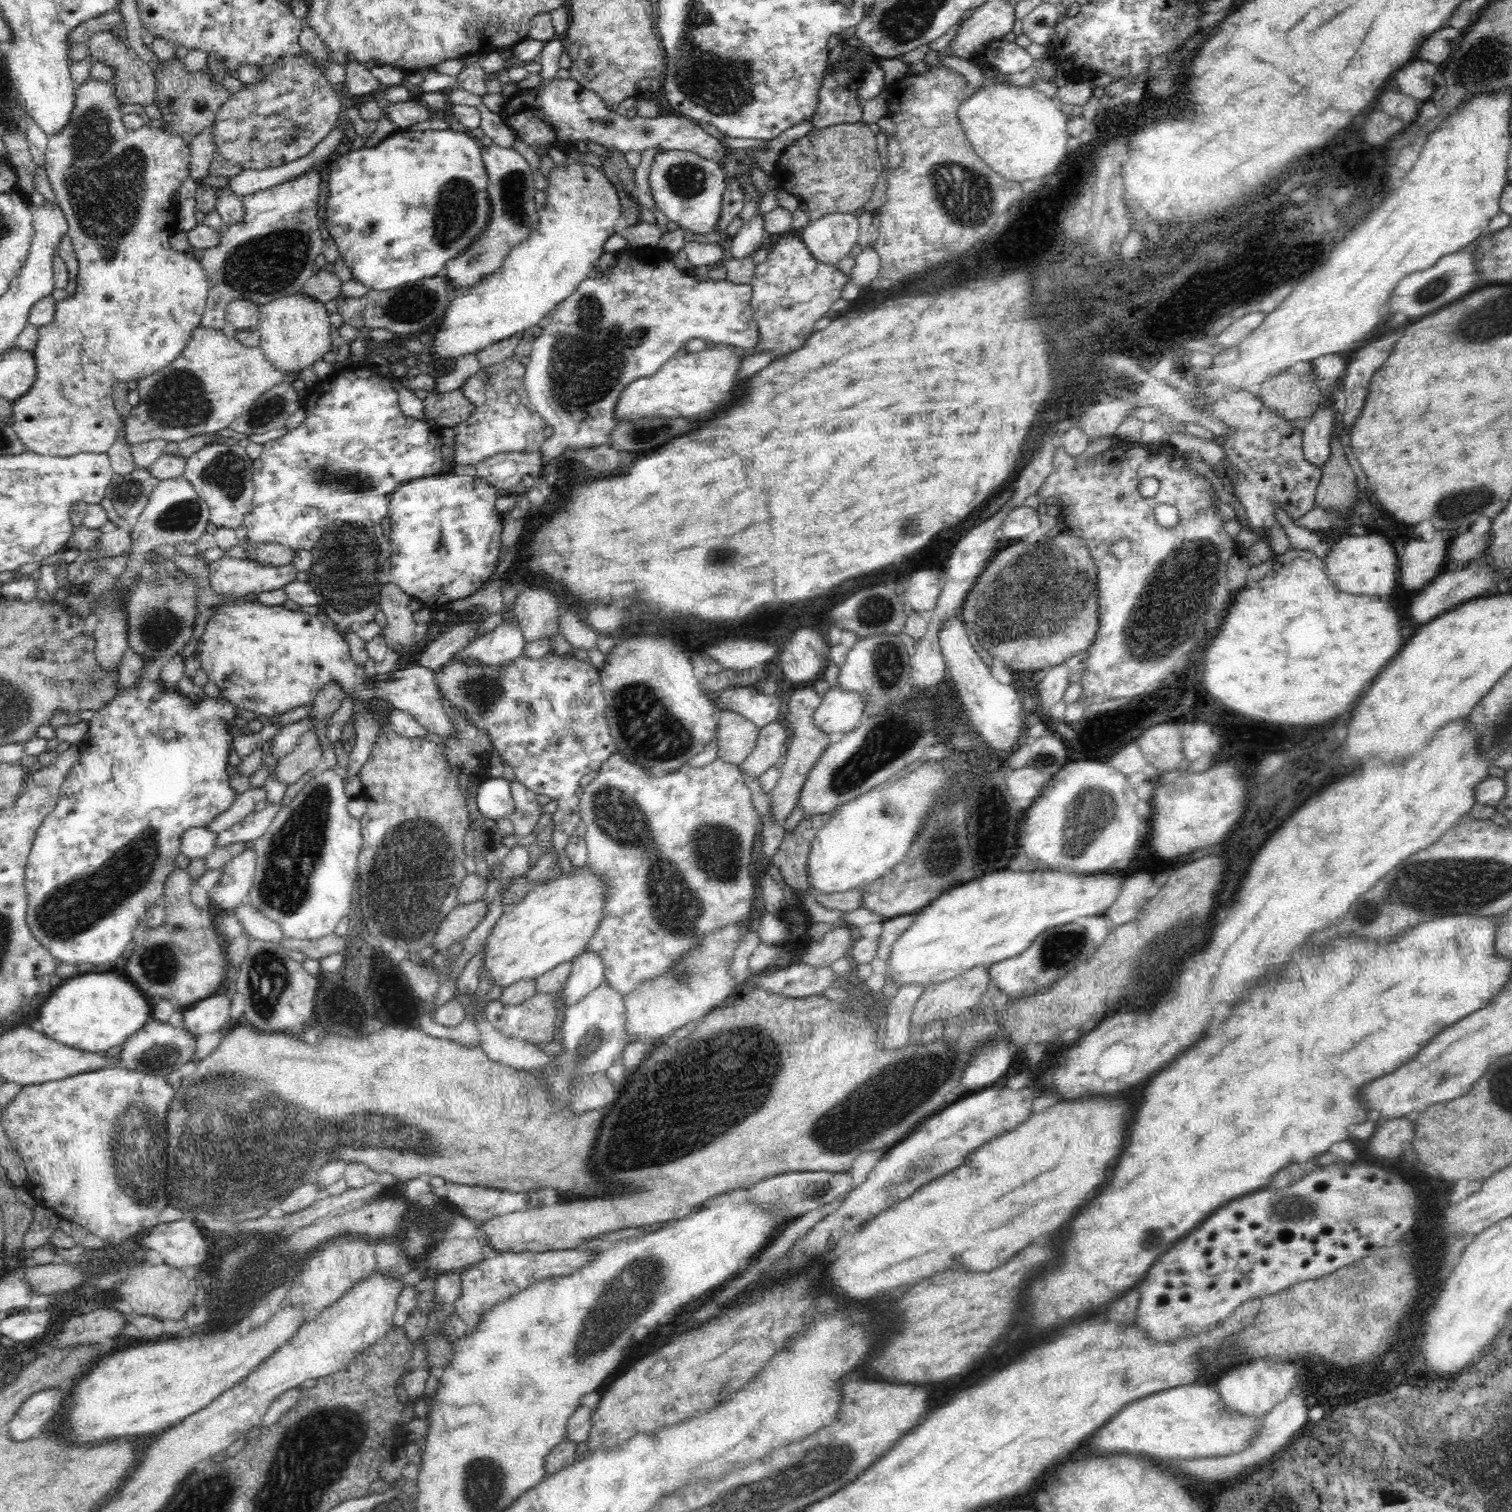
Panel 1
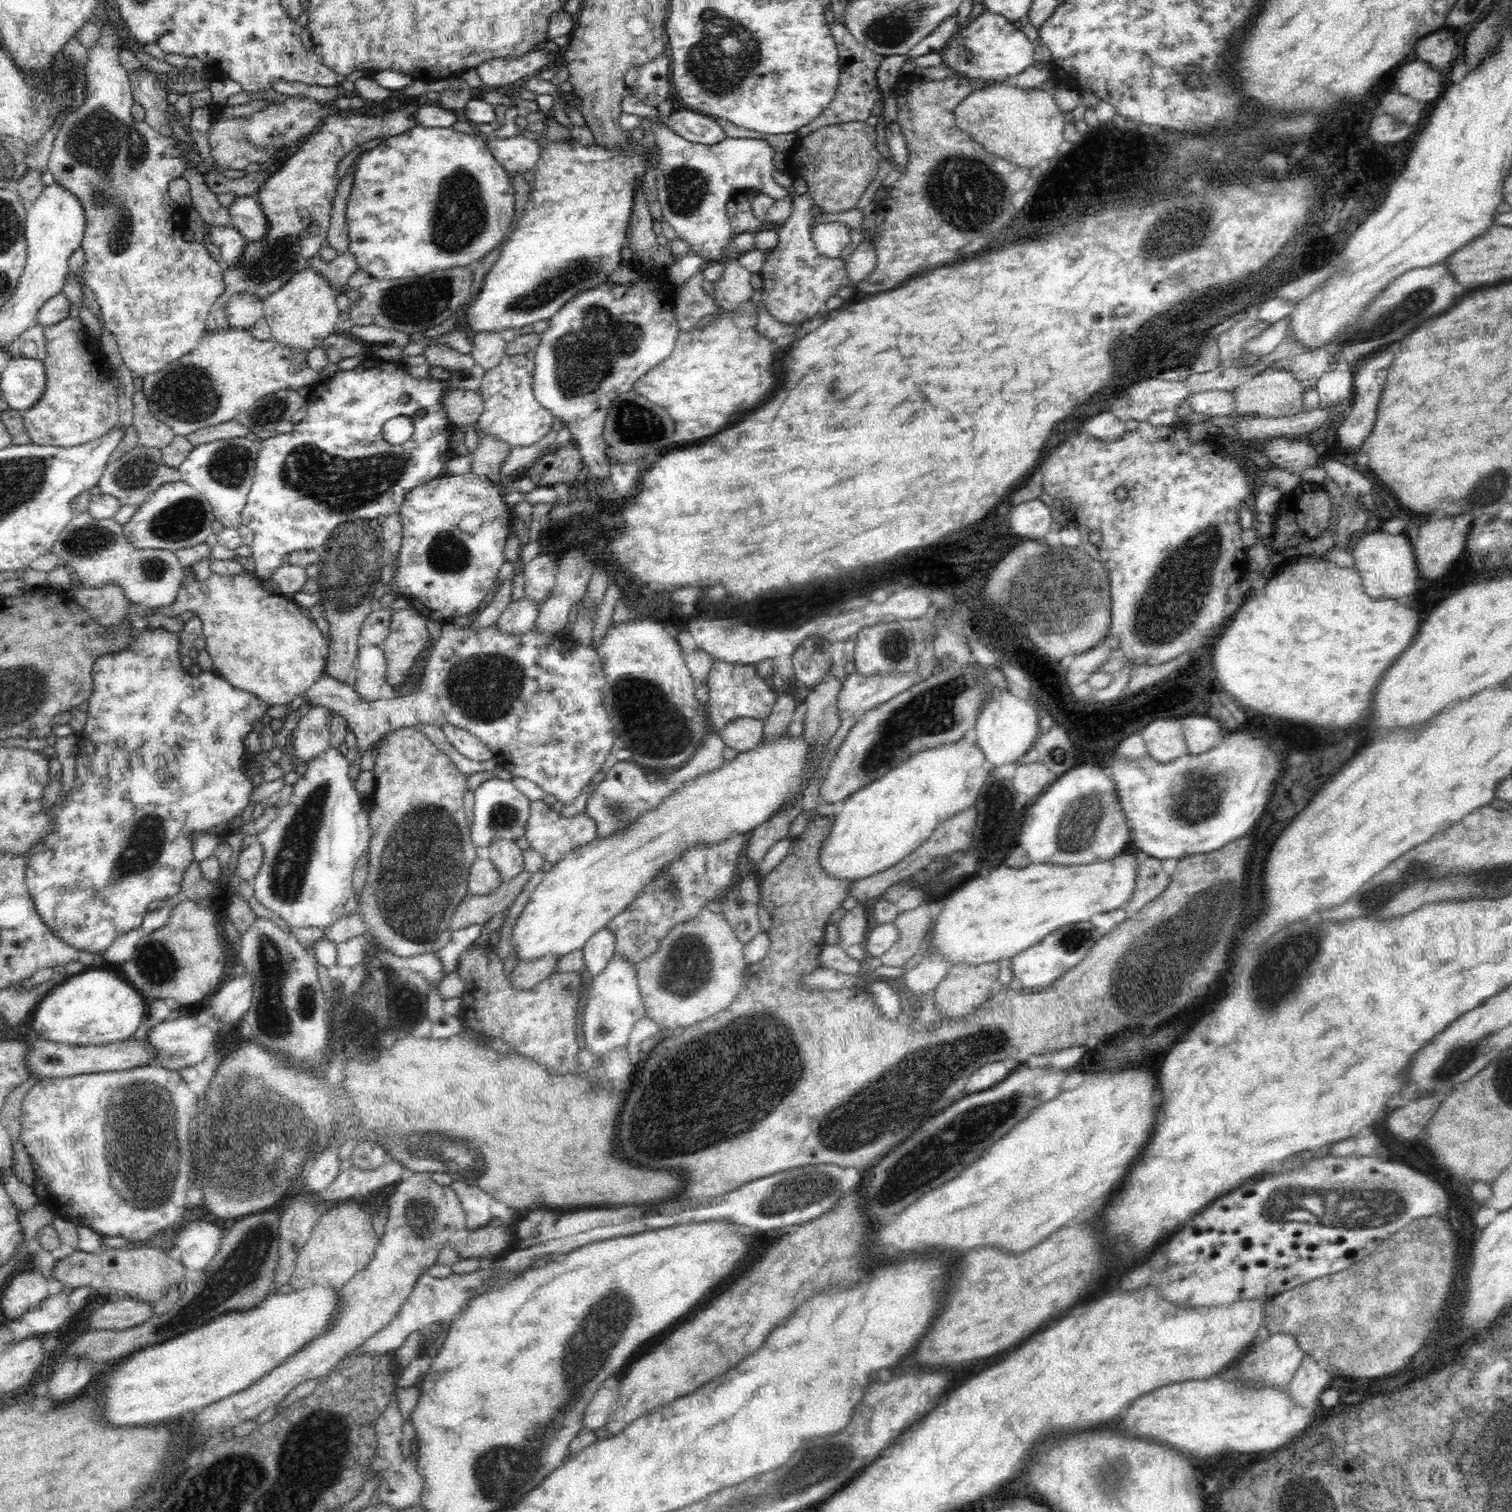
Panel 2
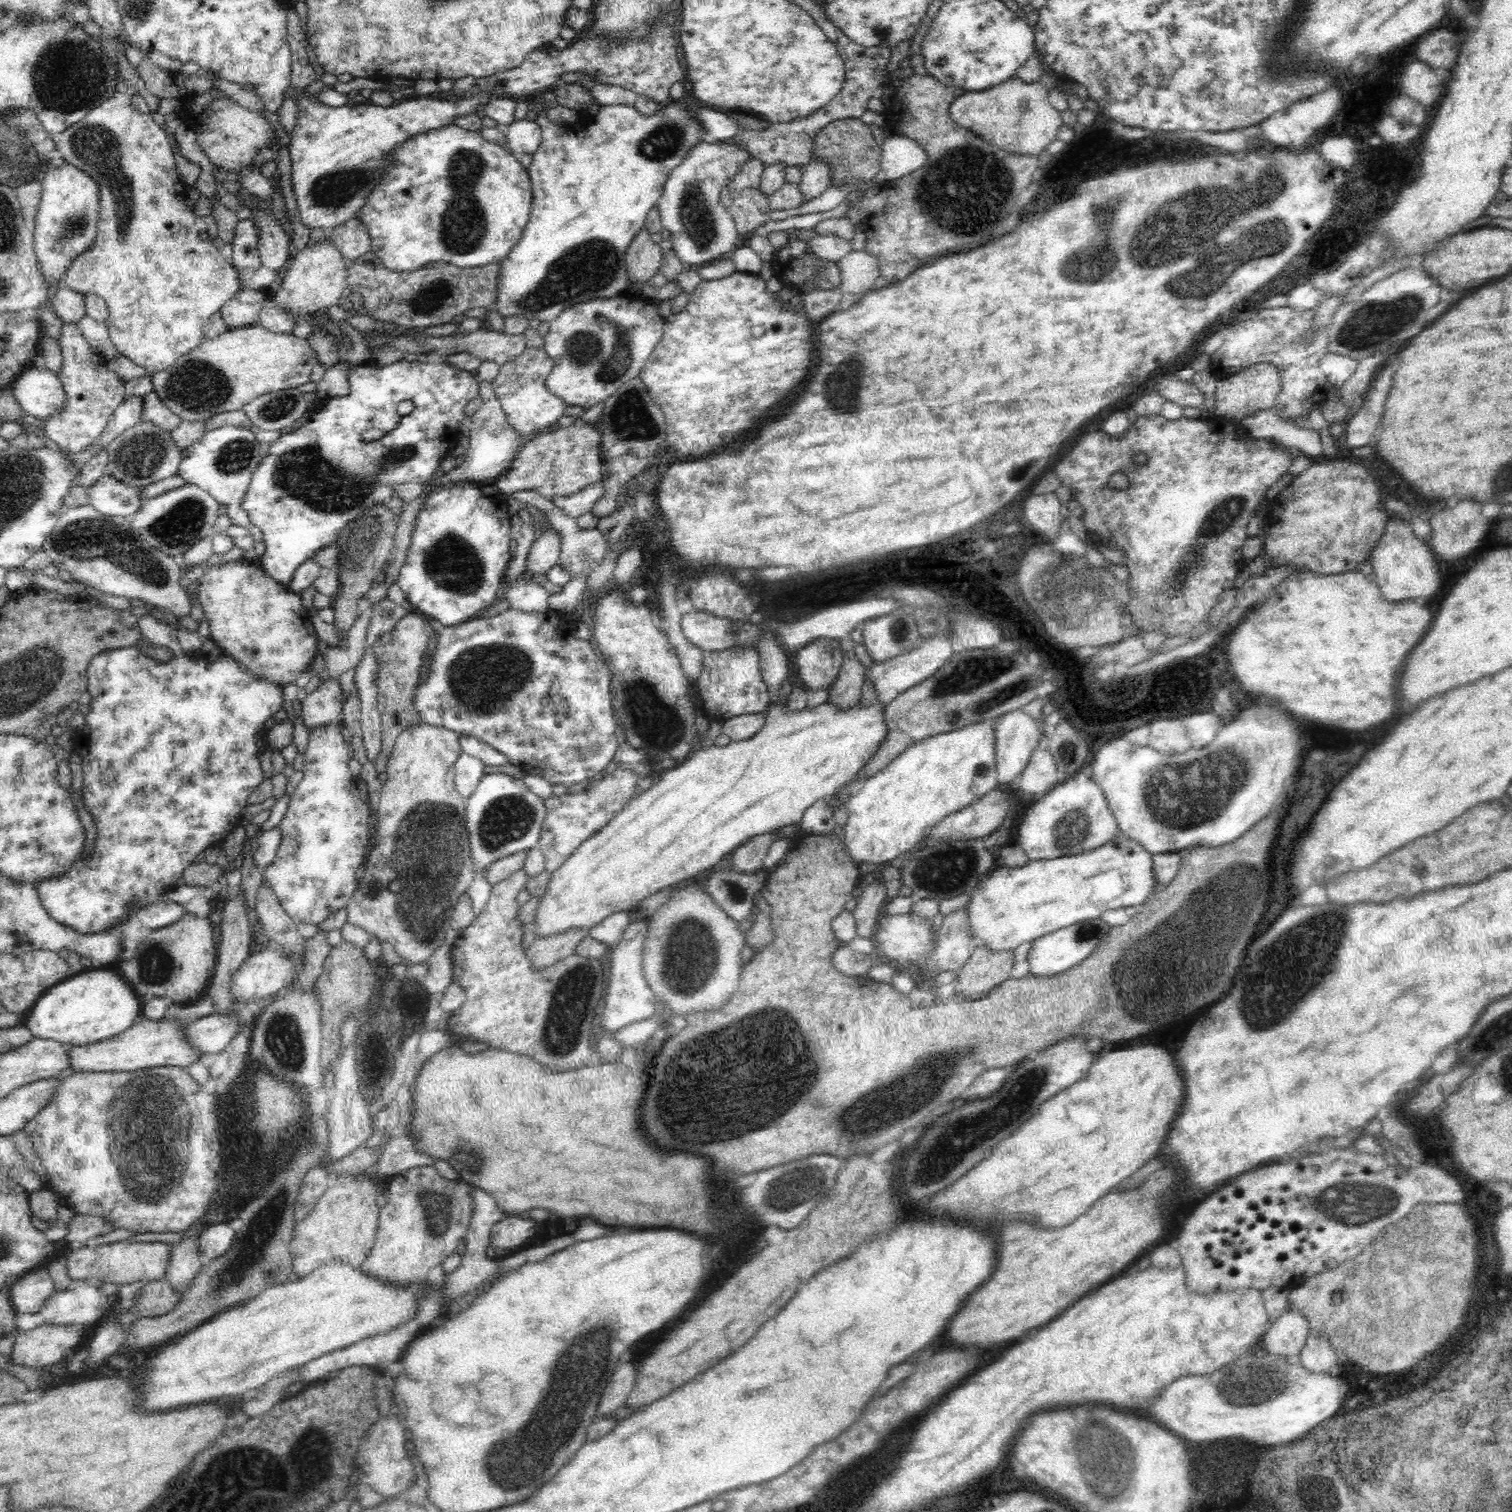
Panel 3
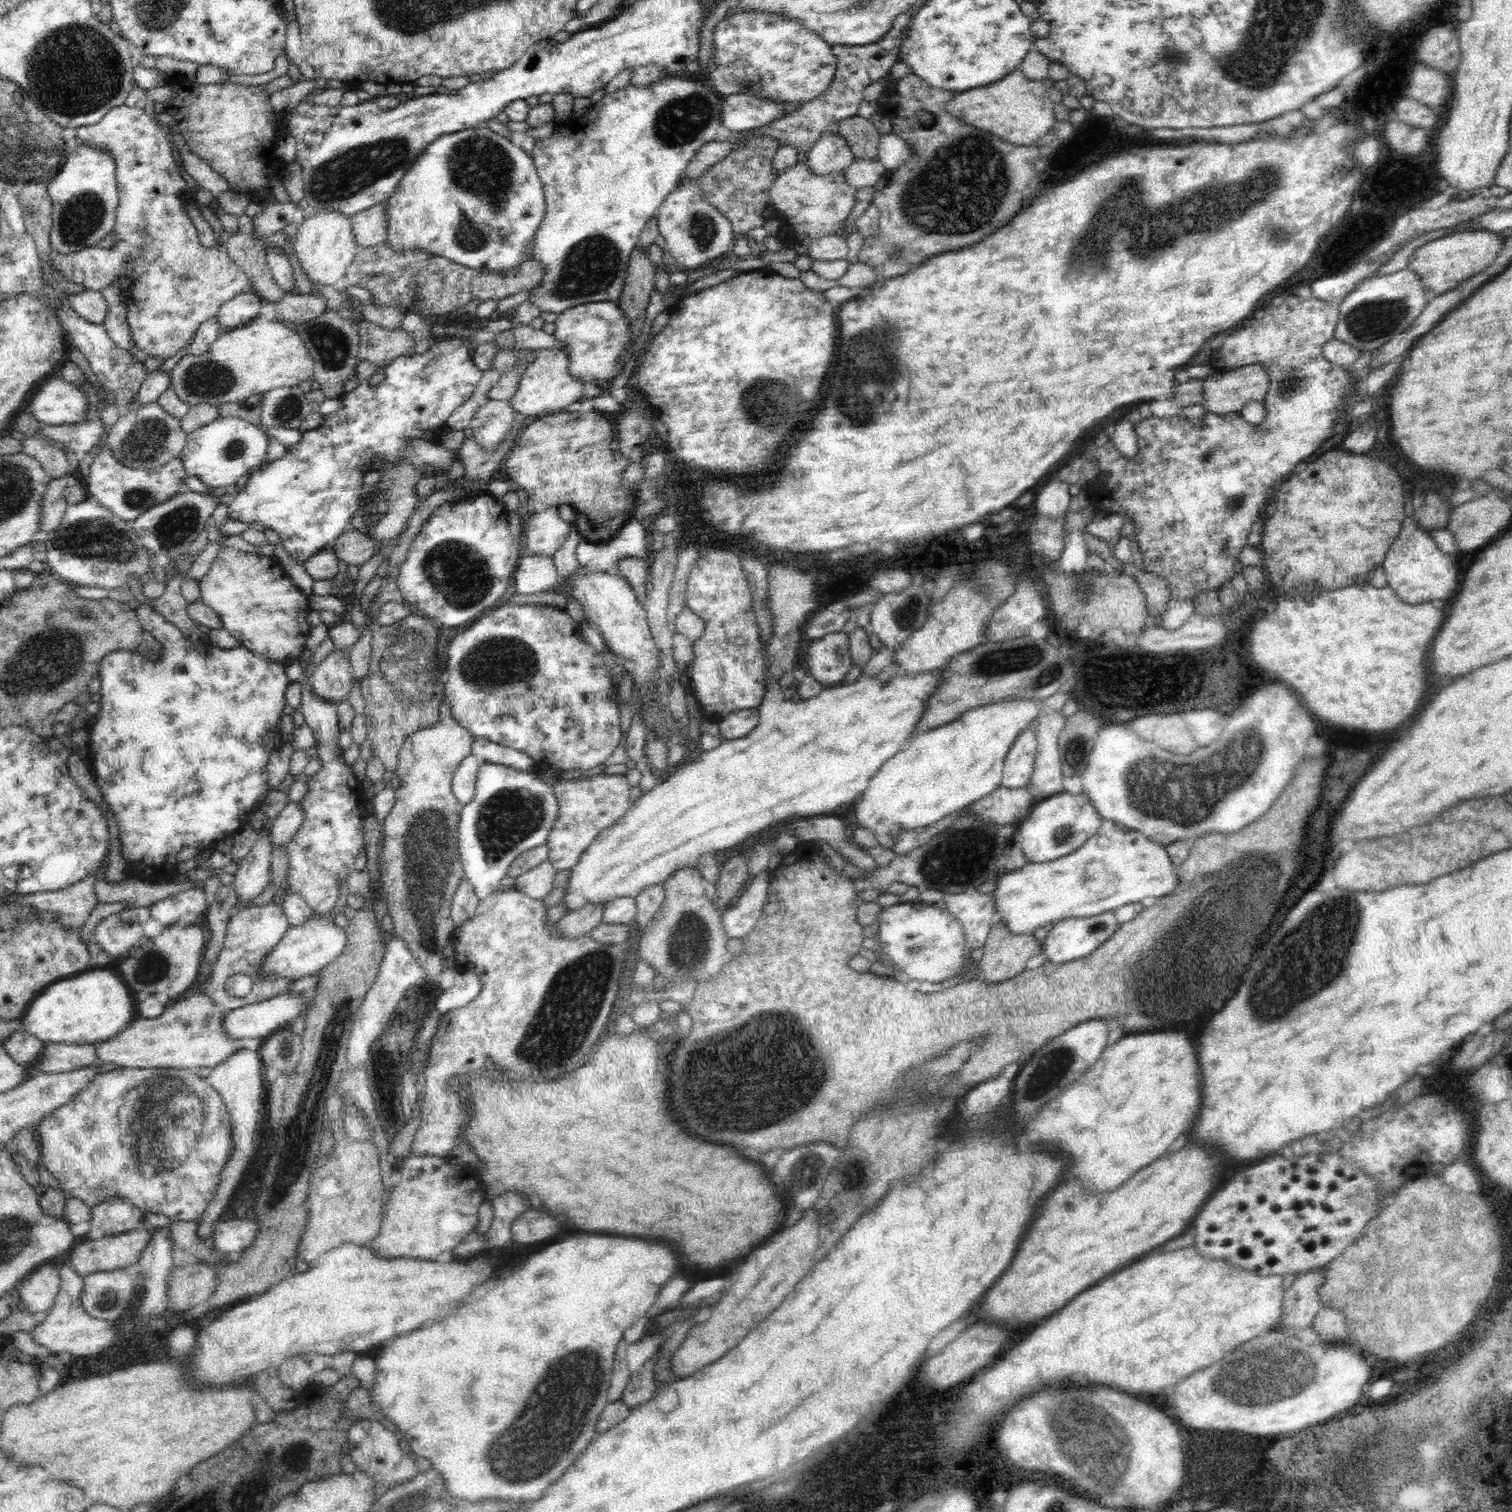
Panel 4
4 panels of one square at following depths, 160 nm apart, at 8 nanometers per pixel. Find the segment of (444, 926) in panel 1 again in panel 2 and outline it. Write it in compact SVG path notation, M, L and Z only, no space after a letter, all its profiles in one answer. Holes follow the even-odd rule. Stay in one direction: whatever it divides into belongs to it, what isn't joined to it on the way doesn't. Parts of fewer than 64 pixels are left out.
M526 869L521 873L513 880L498 885L490 894L464 897L456 907L448 929L454 931L472 924L484 925L496 914L509 908L532 876L532 872Z

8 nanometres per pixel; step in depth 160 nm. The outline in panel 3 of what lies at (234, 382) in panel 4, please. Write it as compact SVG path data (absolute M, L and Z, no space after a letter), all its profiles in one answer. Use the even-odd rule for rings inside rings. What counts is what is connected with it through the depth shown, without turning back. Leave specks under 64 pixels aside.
M254 324L230 328L213 339L203 338L194 350L178 358L172 366L168 366L166 370L151 373L151 379L154 385L153 392L158 395L163 404L180 417L181 421L207 421L214 414L240 410L258 396L278 390L298 388L301 384L310 382L312 368L318 363L316 351L312 349L308 339L292 333L276 334L262 328L259 324Z

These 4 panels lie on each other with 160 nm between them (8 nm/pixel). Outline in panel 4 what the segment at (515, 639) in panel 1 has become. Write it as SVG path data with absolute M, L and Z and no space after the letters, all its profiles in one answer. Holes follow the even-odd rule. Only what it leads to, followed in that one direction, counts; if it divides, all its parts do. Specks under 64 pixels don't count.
M528 552L519 557L519 564L514 571L516 593L536 595L560 589L553 556L534 556Z

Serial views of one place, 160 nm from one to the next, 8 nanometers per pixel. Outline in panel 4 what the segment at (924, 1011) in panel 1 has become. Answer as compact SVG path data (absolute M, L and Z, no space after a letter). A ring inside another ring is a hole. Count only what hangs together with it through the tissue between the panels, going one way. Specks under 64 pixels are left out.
M996 920L983 950L977 978L994 984L1024 972L1027 969L1026 962L1041 952L1041 944L1032 932L1012 934L1003 920Z

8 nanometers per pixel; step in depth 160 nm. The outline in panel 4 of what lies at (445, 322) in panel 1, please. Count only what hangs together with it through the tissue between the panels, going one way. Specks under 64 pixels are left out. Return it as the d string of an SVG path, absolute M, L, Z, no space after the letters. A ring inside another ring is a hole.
M691 75L661 76L657 82L655 82L653 85L650 85L649 87L635 87L630 82L628 86L624 86L622 90L616 90L616 92L610 92L610 94L605 94L601 100L599 100L597 103L592 104L590 110L588 110L588 113L586 115L582 116L581 118L578 118L578 120L569 123L558 123L556 130L552 133L551 136L548 136L548 138L542 138L542 140L538 140L536 142L531 156L534 160L534 165L535 169L538 172L538 177L540 178L542 185L544 185L543 190L545 197L546 212L544 218L542 219L542 222L539 222L537 231L534 235L534 250L532 250L532 256L530 256L530 261L538 261L538 263L542 263L542 265L544 265L543 270L545 270L545 273L543 274L542 280L540 280L540 282L533 289L531 289L530 297L527 300L528 302L531 302L534 306L536 306L536 308L539 308L541 312L555 312L556 314L558 314L561 313L563 310L572 308L573 306L578 306L580 304L586 304L588 302L616 301L617 298L620 298L620 294L625 285L625 278L627 275L630 256L632 254L632 251L634 251L637 248L638 238L640 234L642 234L642 230L644 229L644 226L646 226L646 222L648 222L652 217L655 216L656 211L658 210L658 208L660 208L660 206L662 206L664 200L666 200L666 198L672 192L674 192L674 190L676 190L676 187L679 185L679 182L684 178L684 172L686 170L686 167L692 161L692 158L694 158L694 156L698 154L700 148L702 148L702 146L705 146L706 142L712 142L717 137L717 134L720 128L722 127L722 121L720 121L720 118L722 118L723 102L724 98L720 94L714 92L708 85L705 85L704 82L692 80Z

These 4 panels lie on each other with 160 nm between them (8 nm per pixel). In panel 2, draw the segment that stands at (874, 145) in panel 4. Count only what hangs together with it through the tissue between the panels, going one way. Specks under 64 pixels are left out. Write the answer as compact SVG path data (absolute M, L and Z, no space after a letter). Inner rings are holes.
M866 122L824 126L796 141L786 157L788 166L785 173L806 182L807 193L812 197L813 204L821 208L821 214L852 210L878 174L881 156L876 145L876 130Z

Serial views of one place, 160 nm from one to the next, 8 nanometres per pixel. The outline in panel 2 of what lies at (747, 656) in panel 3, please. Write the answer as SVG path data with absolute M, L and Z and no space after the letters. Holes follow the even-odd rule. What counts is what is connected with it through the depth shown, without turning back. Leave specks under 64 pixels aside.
M714 662L706 683L709 687L709 699L706 705L710 730L721 733L725 724L735 718L754 718L764 720L770 716L777 699L778 691L769 678L762 677L755 665L732 665L726 662Z

